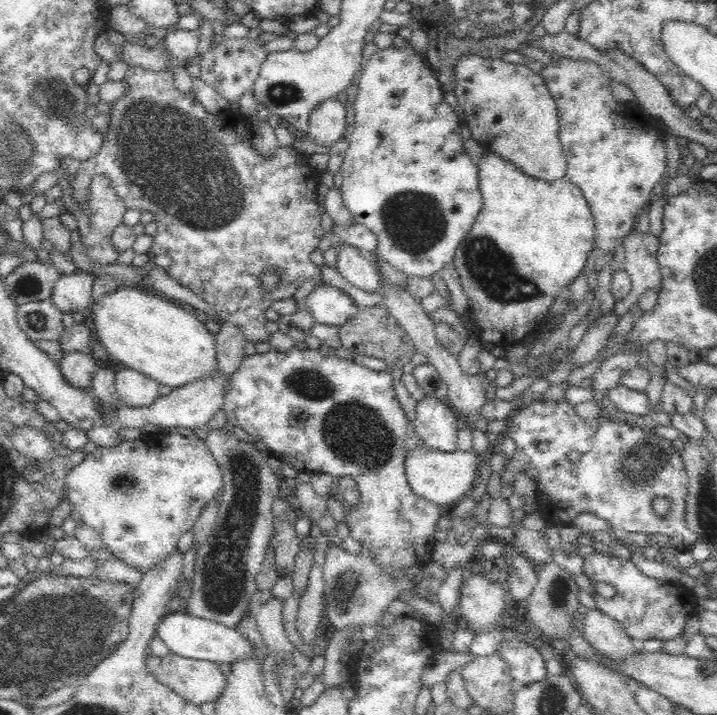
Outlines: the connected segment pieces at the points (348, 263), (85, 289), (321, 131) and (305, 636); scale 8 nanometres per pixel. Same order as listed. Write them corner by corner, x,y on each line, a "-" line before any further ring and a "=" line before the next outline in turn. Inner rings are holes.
344,245
336,248
338,262
336,270
342,274
355,288
375,294
381,284
380,274
366,261
362,252
352,246
=
78,270
75,274
62,274
54,286
51,302
66,314
87,311
92,304
92,286
95,276
=
338,99
320,102
308,118
307,134
312,142
330,148
347,136
346,118
346,108
=
326,532
323,536
315,538
316,543
312,546
312,570
310,570
310,580
306,586
306,592
299,597
297,609
297,630
300,638
312,646
312,642
316,640
316,628
320,626
322,613
324,612
324,577
323,564
324,555
328,548
332,548
332,541
328,539

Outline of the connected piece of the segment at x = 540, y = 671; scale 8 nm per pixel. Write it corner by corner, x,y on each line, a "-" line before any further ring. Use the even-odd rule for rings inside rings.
511,639
504,640
498,654
508,663
511,678
528,686
546,678
545,657
532,644

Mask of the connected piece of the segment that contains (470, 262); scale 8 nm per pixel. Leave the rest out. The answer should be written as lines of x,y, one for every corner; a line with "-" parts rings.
484,152
477,167
479,189
483,205
476,220
473,222
472,228
468,231
464,240
460,243
460,247
456,250
453,264
458,271
460,286
462,286
466,298
468,298
468,312
471,315
475,327
480,328
486,326
486,330
500,332
500,334
502,334
502,340
498,345
503,347
524,346
524,344
530,344
531,347
534,341
539,340
543,335
546,315
549,314
552,304
554,304
559,296
563,295
568,286
582,273
582,269
589,258
589,253
595,248
595,224
593,216
582,191
566,178
561,178
559,181
554,182
538,180
522,172
522,170
518,169
518,167
509,160
490,152

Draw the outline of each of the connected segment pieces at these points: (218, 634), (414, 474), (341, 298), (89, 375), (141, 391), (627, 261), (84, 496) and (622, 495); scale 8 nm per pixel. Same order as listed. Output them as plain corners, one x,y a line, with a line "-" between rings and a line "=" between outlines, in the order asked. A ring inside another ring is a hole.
171,612
162,618
156,626
156,636
159,636
168,646
169,652
196,660
207,660
216,664
232,664
246,660
254,654
254,643
240,635
235,628
224,626
204,618
180,612
=
426,445
418,446
416,450
408,452
408,456
404,460
404,472
408,484
416,495
440,505
442,508
452,509
474,488
481,458
473,450
456,449
454,452
444,452
432,450
=
326,284
311,292
306,300
305,310
314,317
316,323
336,328
349,322
359,312
344,291
=
88,351
66,353
58,362
64,379
72,384
73,388
86,390
92,386
98,368
=
134,369
116,372
116,393
119,404
131,408
151,406
160,397
160,385
148,375
=
634,229
623,240
623,270
631,277
631,292
624,300
615,304
618,319
628,313
632,305
639,302
646,290
660,292
662,278
660,277
657,258
646,252
642,236
641,232
=
157,432
136,440
123,440
117,443
116,446
96,447
92,452
87,453
86,458
84,458
78,466
74,466
68,473
68,476
66,476
65,495
68,497
71,508
80,514
80,521
85,525
91,526
95,530
102,538
105,545
104,548
110,550
116,560
122,560
128,566
140,569
145,573
147,570
155,567
160,561
164,560
164,558
170,556
172,552
177,551
177,545
181,536
184,535
185,532
188,532
188,530
191,530
203,506
206,505
207,502
218,498
221,490
222,471
220,471
220,465
218,465
216,459
212,456
210,449
204,444
203,440
200,440
200,438
194,434
185,437
175,433
162,434
=
534,400
527,406
517,406
503,435
510,436
516,444
514,457
505,463
505,469
500,474
500,486
514,486
516,476
524,474
525,468
536,468
536,482
540,490
538,511
549,526
564,527
571,525
580,514
594,514
606,520
613,529
626,532
638,532
654,536
668,534
672,544
677,548
694,546
698,538
689,530
686,522
686,490
688,473
684,468
682,455
674,447
673,440
656,437
650,431
642,430
640,425
626,421
612,421
602,417
578,417
575,406
567,400
-
570,452
578,452
577,462
570,462
-
662,496
670,501
669,513
658,515
652,507
652,500

